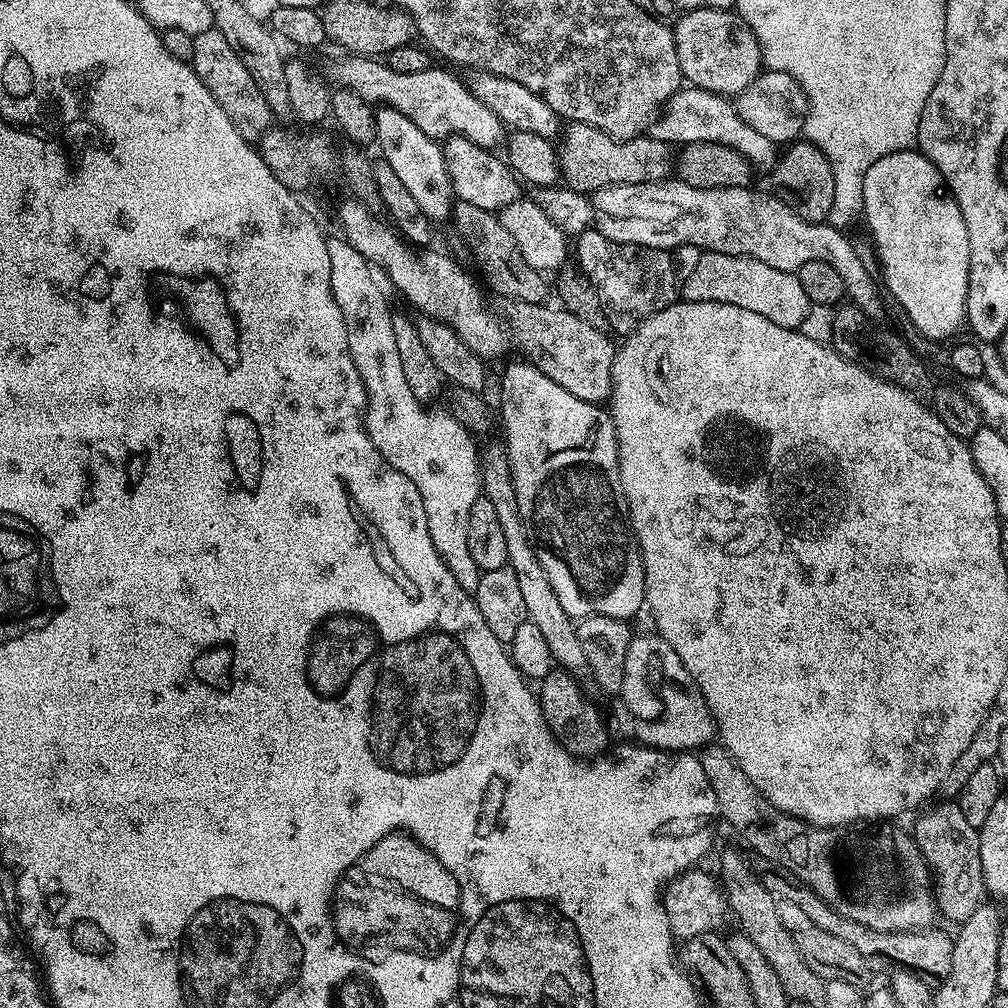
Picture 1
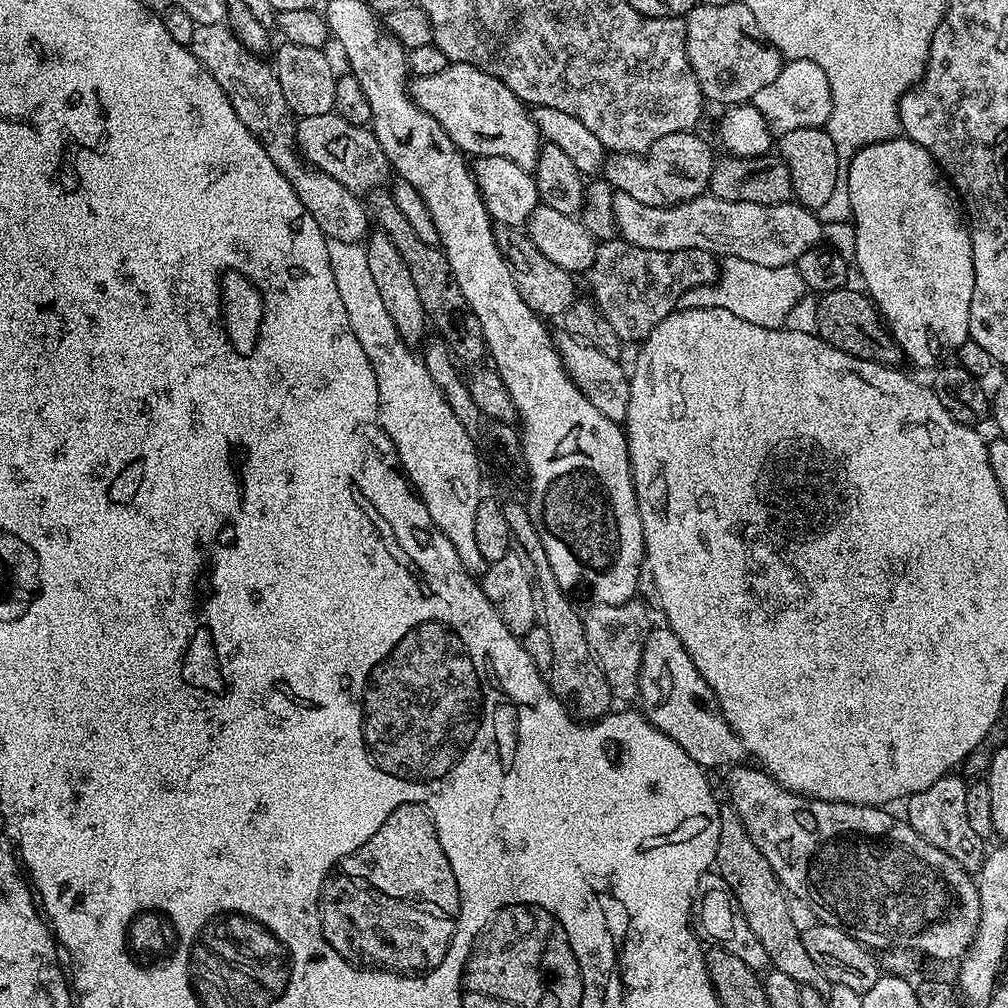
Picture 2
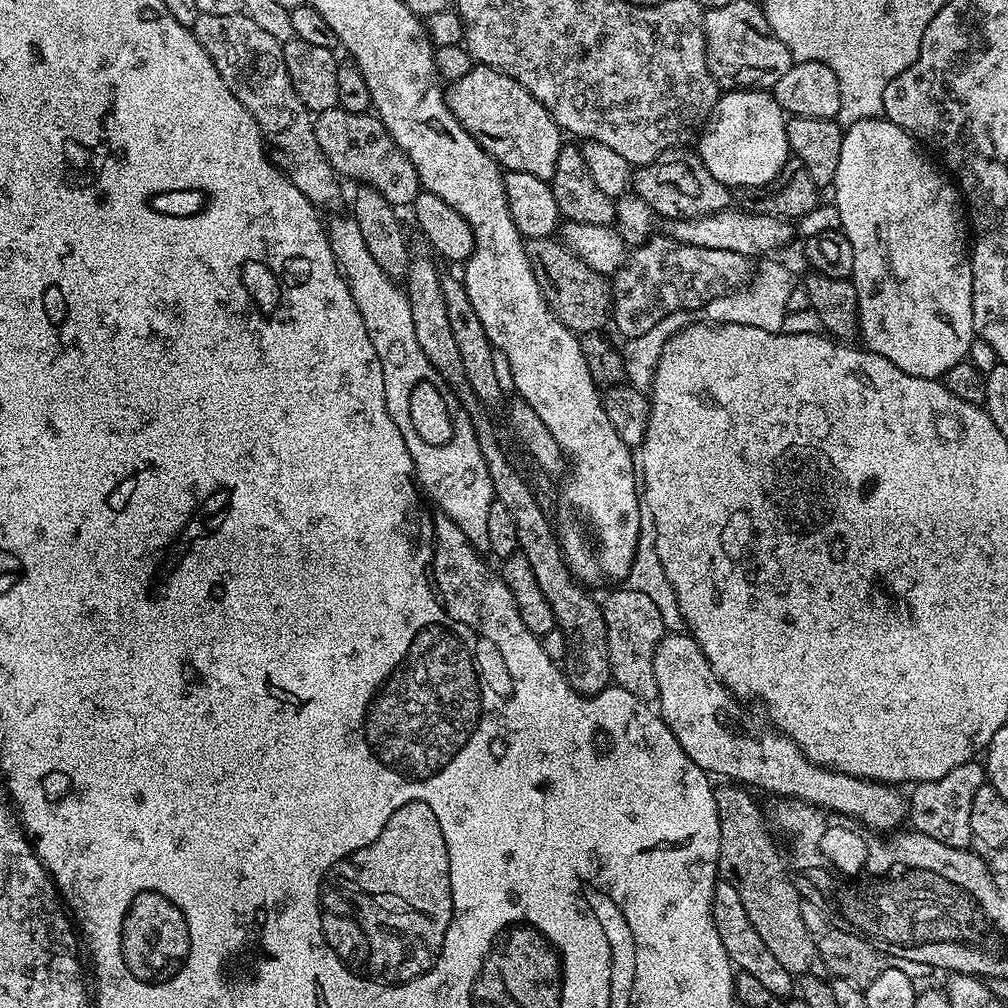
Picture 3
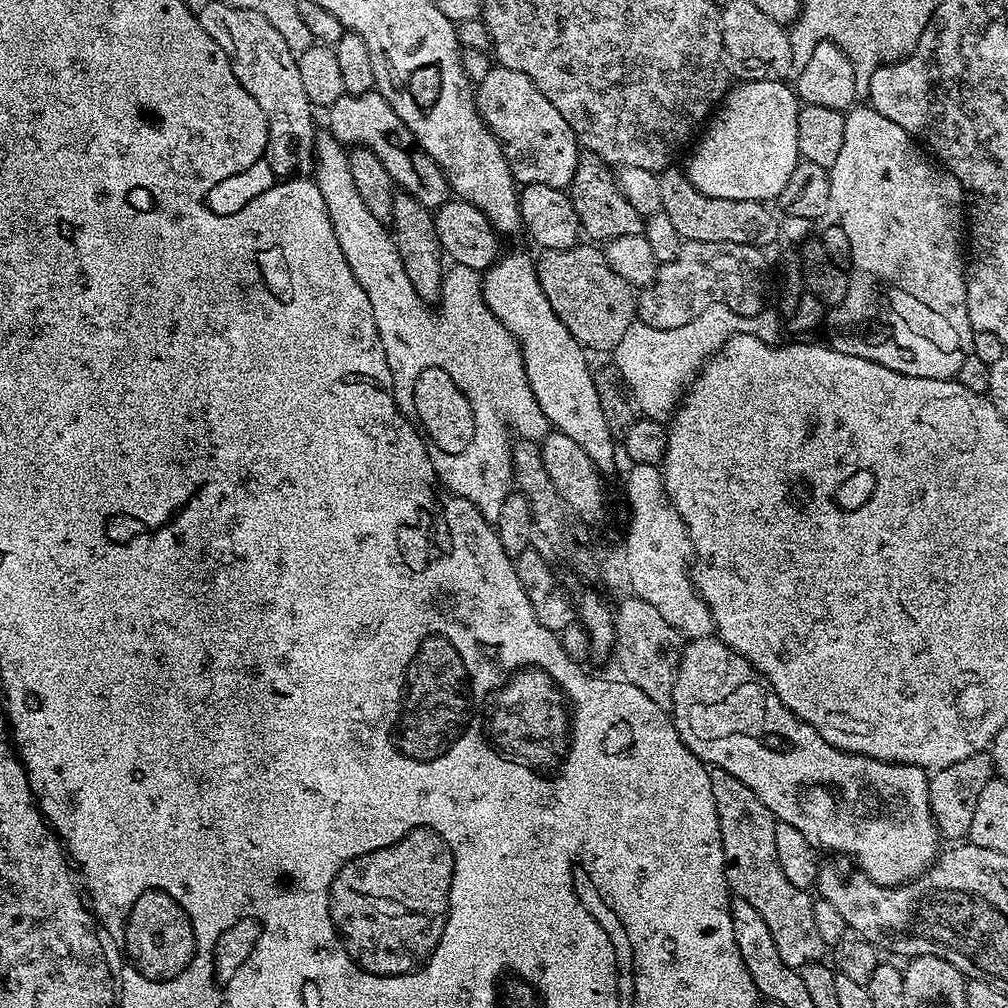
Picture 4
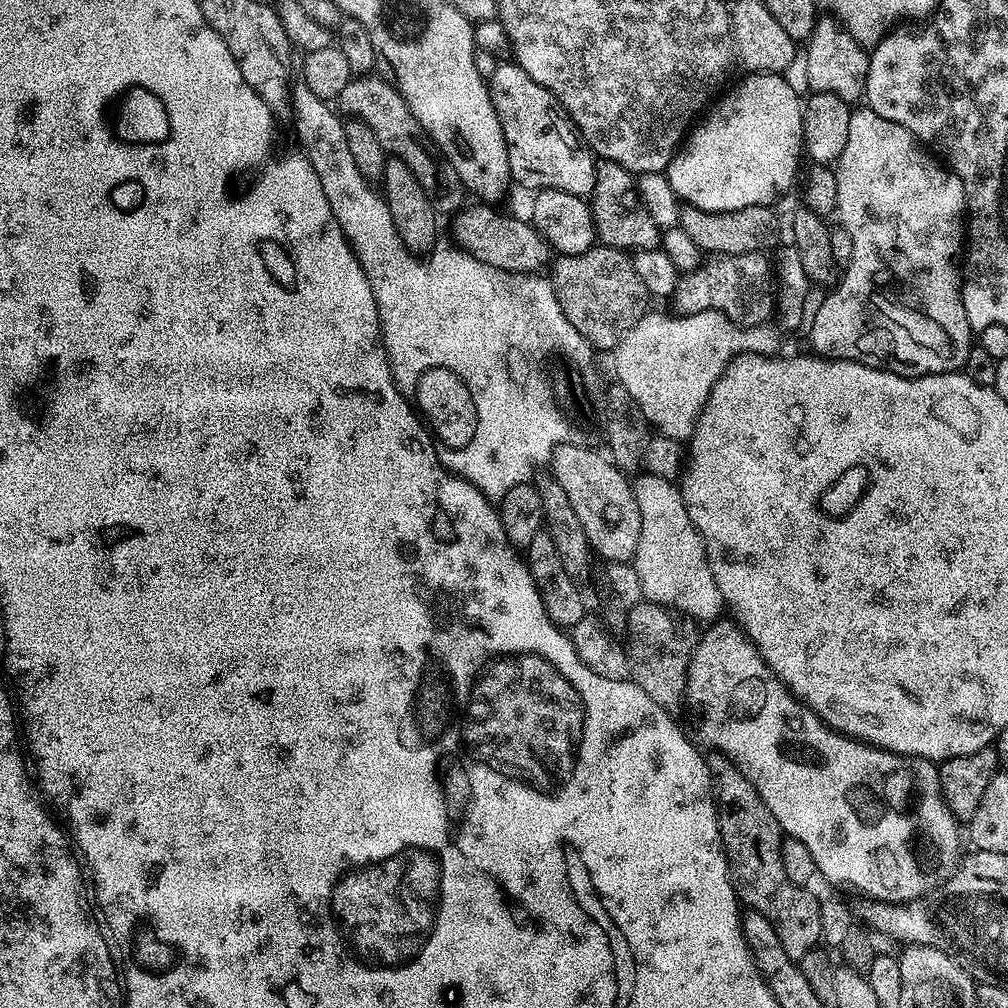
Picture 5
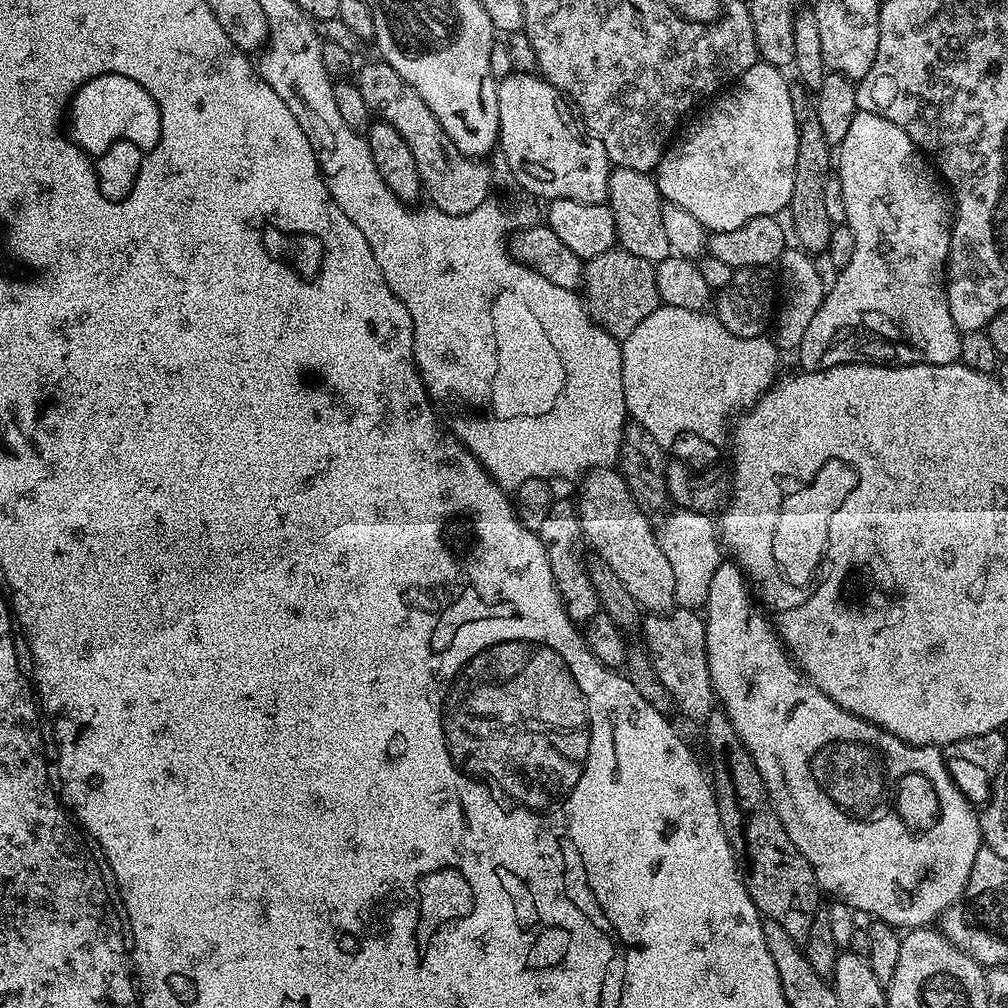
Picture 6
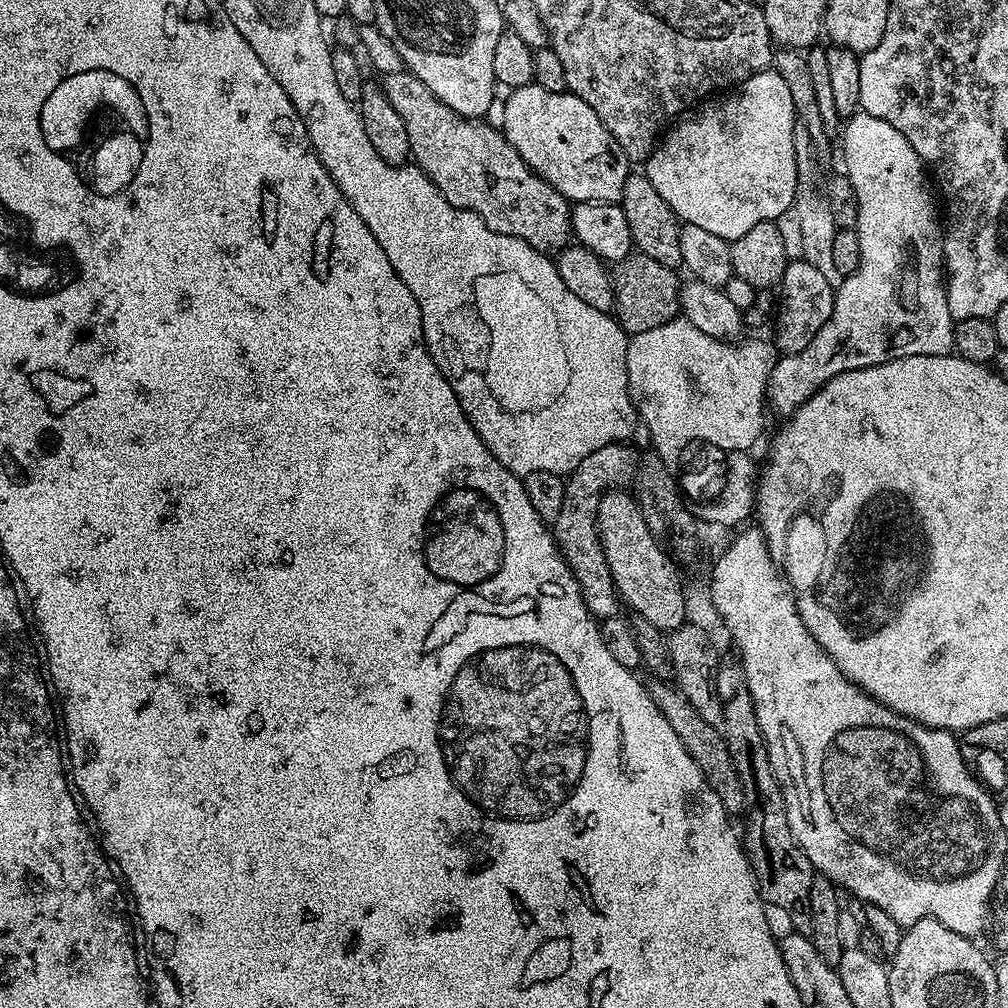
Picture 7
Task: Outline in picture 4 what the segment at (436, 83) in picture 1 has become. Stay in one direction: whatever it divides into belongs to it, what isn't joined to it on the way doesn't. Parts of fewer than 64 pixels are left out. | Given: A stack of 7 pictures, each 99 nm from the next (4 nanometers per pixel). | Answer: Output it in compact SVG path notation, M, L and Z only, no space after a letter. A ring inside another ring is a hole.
M493 66L490 74L486 74L475 89L474 99L485 126L492 131L504 151L512 179L517 185L545 184L567 189L574 178L582 149L566 118L554 110L550 98L546 98L546 94L542 94L526 74Z

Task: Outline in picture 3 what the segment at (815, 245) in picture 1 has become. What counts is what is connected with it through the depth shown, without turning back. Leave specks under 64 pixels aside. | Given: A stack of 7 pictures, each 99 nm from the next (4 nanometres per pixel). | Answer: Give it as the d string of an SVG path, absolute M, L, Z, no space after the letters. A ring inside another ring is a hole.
M729 206L724 211L715 212L709 216L667 221L667 235L671 239L677 240L679 244L702 246L710 250L734 250L734 254L742 254L749 258L767 257L769 254L775 253L772 252L775 248L784 248L791 242L793 225L787 219L768 216L764 212L755 210L735 212L734 209L735 207Z

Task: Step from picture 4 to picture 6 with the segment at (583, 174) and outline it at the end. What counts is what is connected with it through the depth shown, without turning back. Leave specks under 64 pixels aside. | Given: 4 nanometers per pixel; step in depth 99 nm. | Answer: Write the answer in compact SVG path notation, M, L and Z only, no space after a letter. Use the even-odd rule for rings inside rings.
M613 167L608 173L608 198L607 206L614 214L614 226L619 247L630 254L638 254L638 258L646 258L654 266L661 260L673 255L670 242L666 238L666 226L662 223L662 199L655 179L647 172L630 170L629 168Z

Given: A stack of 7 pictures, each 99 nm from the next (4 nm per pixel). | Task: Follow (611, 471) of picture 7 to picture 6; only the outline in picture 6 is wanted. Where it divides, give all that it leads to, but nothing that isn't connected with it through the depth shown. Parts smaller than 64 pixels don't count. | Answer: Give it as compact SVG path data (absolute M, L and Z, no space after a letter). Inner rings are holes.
M557 499L552 505L550 514L546 514L542 526L538 530L542 546L546 552L546 558L550 560L550 570L554 574L554 582L558 594L562 598L562 606L573 624L583 626L588 623L594 614L602 611L600 599L592 589L585 569L576 561L576 543L581 543L582 533L580 530L580 517L575 503L568 500Z

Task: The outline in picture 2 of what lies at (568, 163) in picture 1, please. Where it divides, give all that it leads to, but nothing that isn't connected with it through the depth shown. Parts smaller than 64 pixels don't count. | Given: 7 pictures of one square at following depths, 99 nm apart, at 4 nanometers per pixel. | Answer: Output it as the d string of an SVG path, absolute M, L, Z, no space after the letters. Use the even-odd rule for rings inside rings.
M695 131L675 132L666 134L666 138L658 138L654 146L650 146L648 151L641 154L638 152L613 152L605 159L603 179L612 185L616 192L630 194L630 198L635 198L637 202L642 202L646 206L670 206L671 204L681 204L687 200L693 200L695 196L703 196L708 192L708 183L714 163L712 148L700 136L695 136Z

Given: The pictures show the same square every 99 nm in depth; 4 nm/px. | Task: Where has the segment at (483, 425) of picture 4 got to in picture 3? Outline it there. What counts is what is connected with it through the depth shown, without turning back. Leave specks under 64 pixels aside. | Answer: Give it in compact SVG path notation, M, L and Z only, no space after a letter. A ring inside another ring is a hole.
M344 214L334 217L330 222L327 221L326 231L336 265L350 286L354 306L358 306L362 322L366 322L366 334L370 334L370 342L374 342L374 350L378 350L378 358L382 362L382 378L386 386L386 410L390 418L394 418L394 426L398 426L402 438L406 438L406 450L410 450L410 458L416 467L415 477L423 495L433 505L436 503L440 507L437 509L456 523L458 530L466 534L466 538L474 547L478 550L487 549L490 542L490 506L496 494L490 470L486 458L482 456L480 438L474 434L472 420L468 417L464 405L457 400L455 392L448 387L440 372L430 364L426 354L422 354L422 346L418 346L407 291L401 285L399 288L396 285L399 283L385 274L382 266L378 266L378 262L366 246L365 239L362 238L358 222L353 220L351 215Z

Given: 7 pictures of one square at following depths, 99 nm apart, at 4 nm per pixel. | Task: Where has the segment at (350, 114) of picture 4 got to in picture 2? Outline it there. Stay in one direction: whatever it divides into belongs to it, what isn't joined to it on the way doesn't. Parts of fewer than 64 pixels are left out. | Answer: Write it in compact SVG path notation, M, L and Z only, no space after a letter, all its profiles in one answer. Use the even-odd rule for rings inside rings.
M334 110L299 117L296 122L296 146L311 167L330 174L330 178L342 182L342 186L351 192L366 194L389 183L390 165L371 127L354 126L354 122L346 122L346 118Z

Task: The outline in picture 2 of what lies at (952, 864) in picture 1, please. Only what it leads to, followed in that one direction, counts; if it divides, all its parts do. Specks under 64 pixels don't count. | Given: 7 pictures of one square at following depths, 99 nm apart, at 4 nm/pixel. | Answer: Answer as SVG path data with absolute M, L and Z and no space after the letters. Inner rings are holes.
M960 774L944 776L938 782L934 782L934 786L926 786L926 790L907 797L906 819L914 831L922 834L922 838L926 838L926 842L938 846L938 850L953 856L965 872L976 874L984 864L986 840L985 837L974 834L970 826L970 818L966 818L968 784L963 775L960 775L961 777L956 775Z

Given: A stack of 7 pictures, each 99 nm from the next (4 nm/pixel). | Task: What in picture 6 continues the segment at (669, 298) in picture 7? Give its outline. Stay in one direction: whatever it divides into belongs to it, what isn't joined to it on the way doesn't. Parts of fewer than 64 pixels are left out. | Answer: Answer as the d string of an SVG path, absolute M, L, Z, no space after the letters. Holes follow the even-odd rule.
M619 246L585 263L582 296L588 315L599 328L604 328L621 342L627 338L630 330L634 330L634 326L638 326L638 322L642 322L642 318L661 307L654 265L646 258L638 258L638 254L630 254Z

